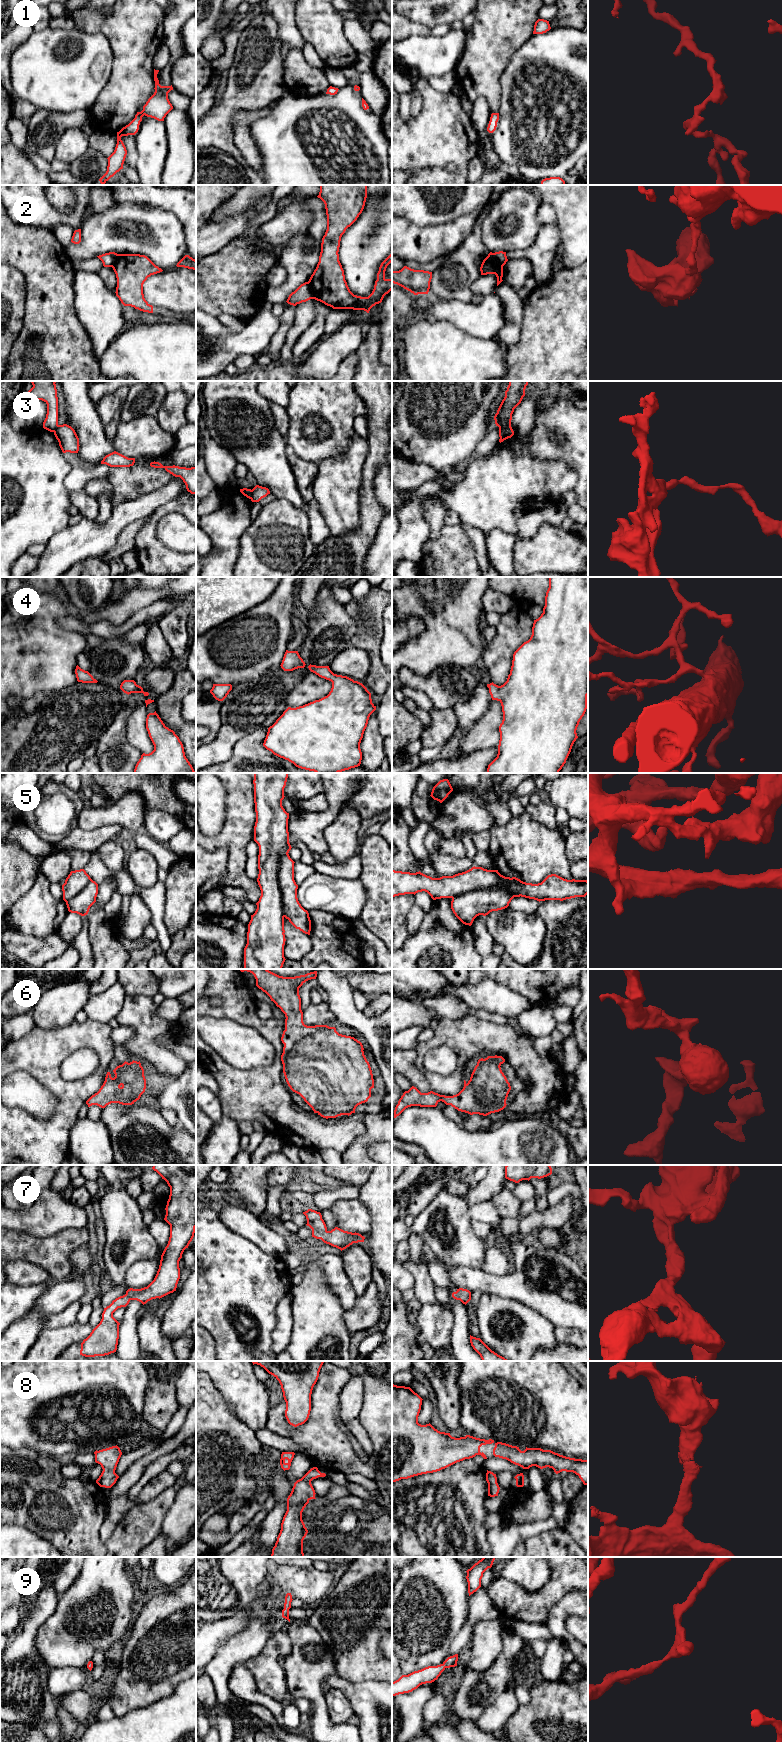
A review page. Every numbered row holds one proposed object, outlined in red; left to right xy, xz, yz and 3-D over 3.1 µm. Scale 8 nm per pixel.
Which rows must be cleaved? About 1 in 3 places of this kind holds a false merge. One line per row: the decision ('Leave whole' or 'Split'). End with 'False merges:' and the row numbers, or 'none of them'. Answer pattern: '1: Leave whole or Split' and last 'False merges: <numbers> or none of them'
1: Leave whole
2: Split
3: Split
4: Leave whole
5: Leave whole
6: Leave whole
7: Leave whole
8: Leave whole
9: Leave whole
False merges: 2, 3

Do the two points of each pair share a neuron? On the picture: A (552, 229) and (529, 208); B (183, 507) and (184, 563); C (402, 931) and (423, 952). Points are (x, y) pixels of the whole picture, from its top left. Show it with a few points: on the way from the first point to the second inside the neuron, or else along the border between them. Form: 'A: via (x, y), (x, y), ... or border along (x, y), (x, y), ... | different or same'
A: border along (540, 227), (535, 240), (527, 247) | different
B: via (162, 512), (152, 522), (152, 542), (163, 553) | same
C: border along (409, 935), (402, 945) | different

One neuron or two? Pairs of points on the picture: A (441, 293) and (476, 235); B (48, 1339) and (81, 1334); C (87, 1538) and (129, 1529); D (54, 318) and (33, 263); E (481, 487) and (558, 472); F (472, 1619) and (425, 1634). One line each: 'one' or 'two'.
A: one
B: one
C: two
D: one
E: one
F: two

